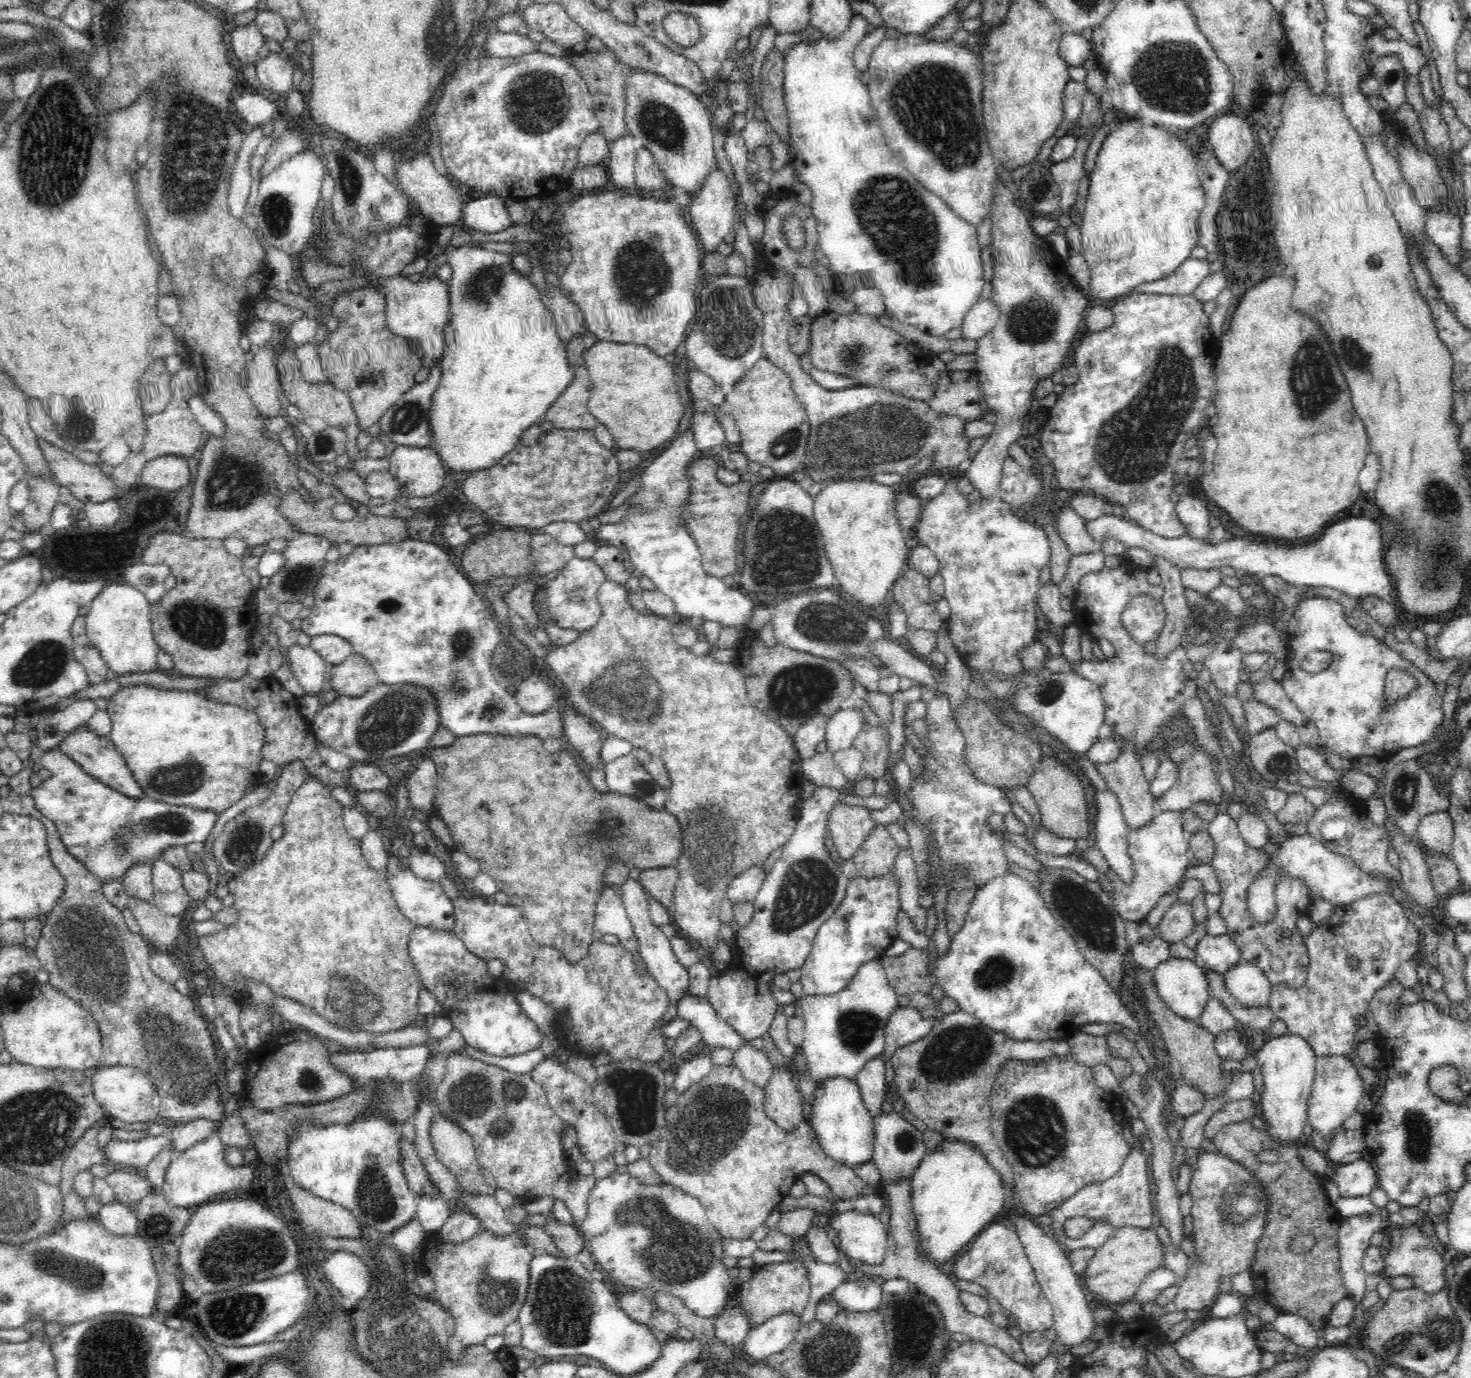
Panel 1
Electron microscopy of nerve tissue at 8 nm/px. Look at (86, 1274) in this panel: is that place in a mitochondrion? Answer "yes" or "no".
yes

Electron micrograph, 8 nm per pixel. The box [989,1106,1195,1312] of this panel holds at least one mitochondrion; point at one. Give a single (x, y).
(1126, 1205)

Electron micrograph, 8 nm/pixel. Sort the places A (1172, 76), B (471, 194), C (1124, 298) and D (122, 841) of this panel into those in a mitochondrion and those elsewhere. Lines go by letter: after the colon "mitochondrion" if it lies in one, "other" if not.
A: mitochondrion
B: other
C: other
D: mitochondrion

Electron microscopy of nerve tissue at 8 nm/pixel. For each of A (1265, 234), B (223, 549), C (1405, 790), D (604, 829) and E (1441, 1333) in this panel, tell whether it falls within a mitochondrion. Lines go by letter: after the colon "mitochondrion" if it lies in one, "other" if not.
A: other
B: other
C: mitochondrion
D: mitochondrion
E: mitochondrion

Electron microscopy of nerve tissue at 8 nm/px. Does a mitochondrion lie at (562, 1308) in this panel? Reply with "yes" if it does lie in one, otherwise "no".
yes

